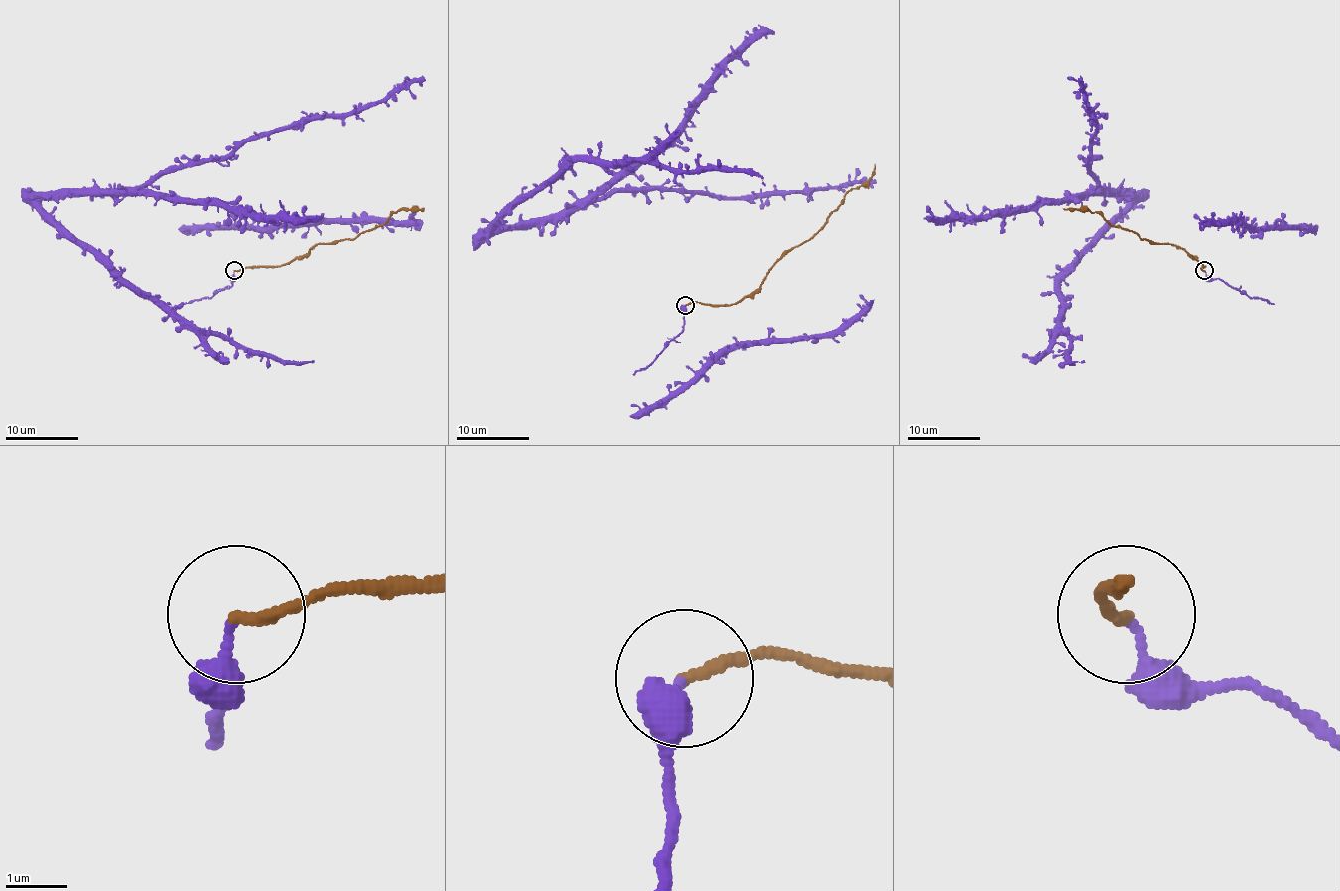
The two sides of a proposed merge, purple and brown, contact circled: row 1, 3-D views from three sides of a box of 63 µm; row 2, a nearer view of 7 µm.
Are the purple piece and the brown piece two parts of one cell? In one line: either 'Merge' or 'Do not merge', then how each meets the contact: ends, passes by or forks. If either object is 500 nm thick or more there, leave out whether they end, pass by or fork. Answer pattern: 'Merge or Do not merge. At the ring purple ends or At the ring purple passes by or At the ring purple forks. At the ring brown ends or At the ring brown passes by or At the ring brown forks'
Merge. At the ring purple ends. At the ring brown ends

